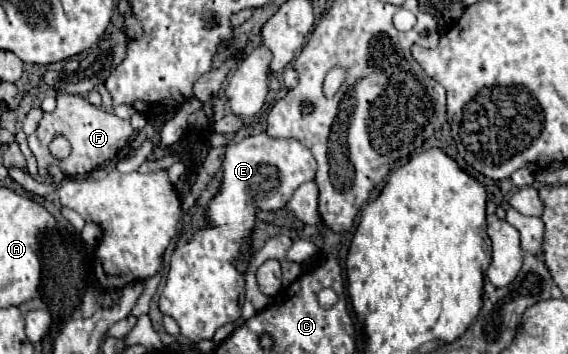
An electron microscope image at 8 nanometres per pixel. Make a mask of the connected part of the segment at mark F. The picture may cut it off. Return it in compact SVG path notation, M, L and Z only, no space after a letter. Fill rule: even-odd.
M59 95L57 97L57 107L53 113L47 113L37 131L33 135L29 135L29 149L33 151L37 165L39 165L39 175L41 177L49 177L49 167L55 165L61 169L61 173L65 175L65 179L73 179L73 177L83 177L87 173L91 173L97 165L101 165L103 161L111 159L117 155L119 149L123 149L127 145L127 141L133 135L133 127L127 119L119 119L113 113L107 113L95 105L91 105L87 99L83 99L81 95ZM63 135L69 139L73 151L67 159L55 159L49 153L49 143L57 137Z

